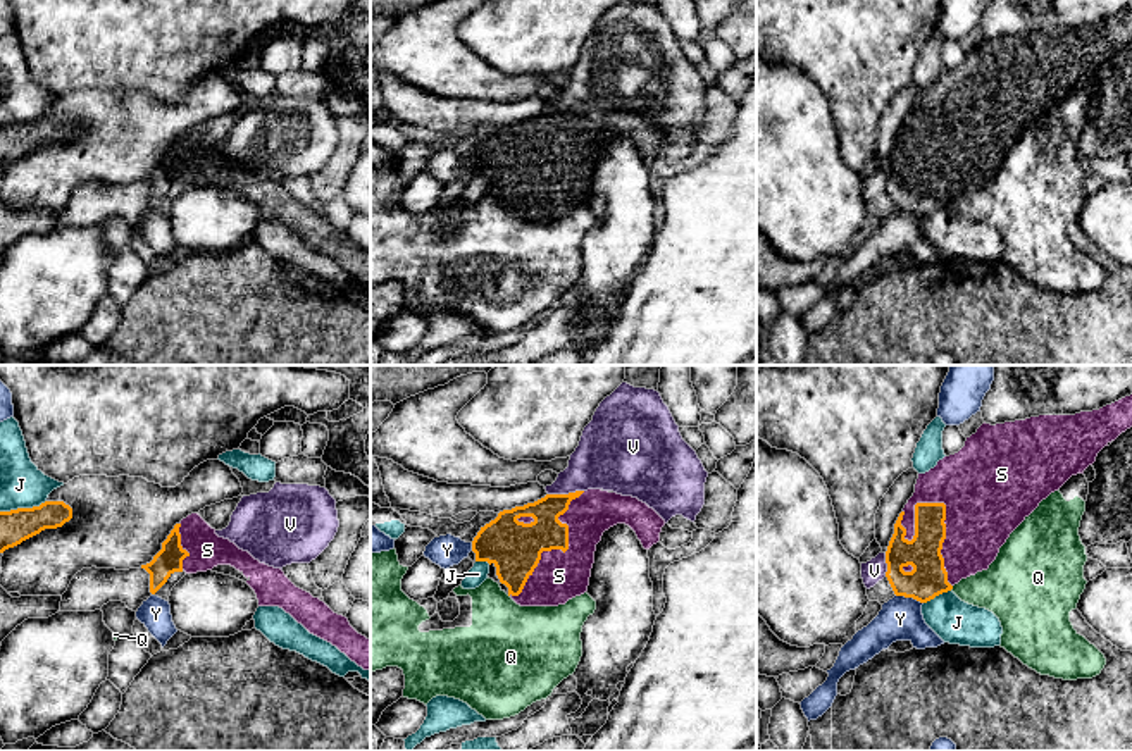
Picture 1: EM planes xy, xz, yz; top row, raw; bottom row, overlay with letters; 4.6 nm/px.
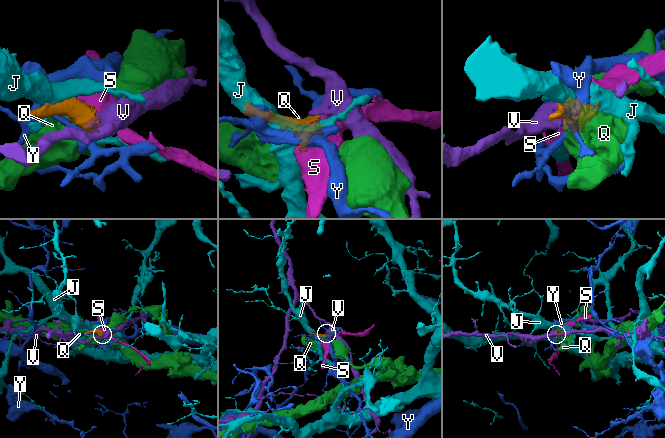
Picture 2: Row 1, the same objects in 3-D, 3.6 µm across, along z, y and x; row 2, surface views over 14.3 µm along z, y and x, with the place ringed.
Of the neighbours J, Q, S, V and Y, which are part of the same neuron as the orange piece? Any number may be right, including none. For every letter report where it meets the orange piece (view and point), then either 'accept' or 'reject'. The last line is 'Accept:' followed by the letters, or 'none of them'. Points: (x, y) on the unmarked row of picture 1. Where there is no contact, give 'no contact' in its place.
J: xy (23, 123) | reject
Q: yz (951, 202) | reject
S: yz (945, 147) | accept
V: xz (566, 109) | reject
Y: yz (910, 211) | reject
Accept: S

